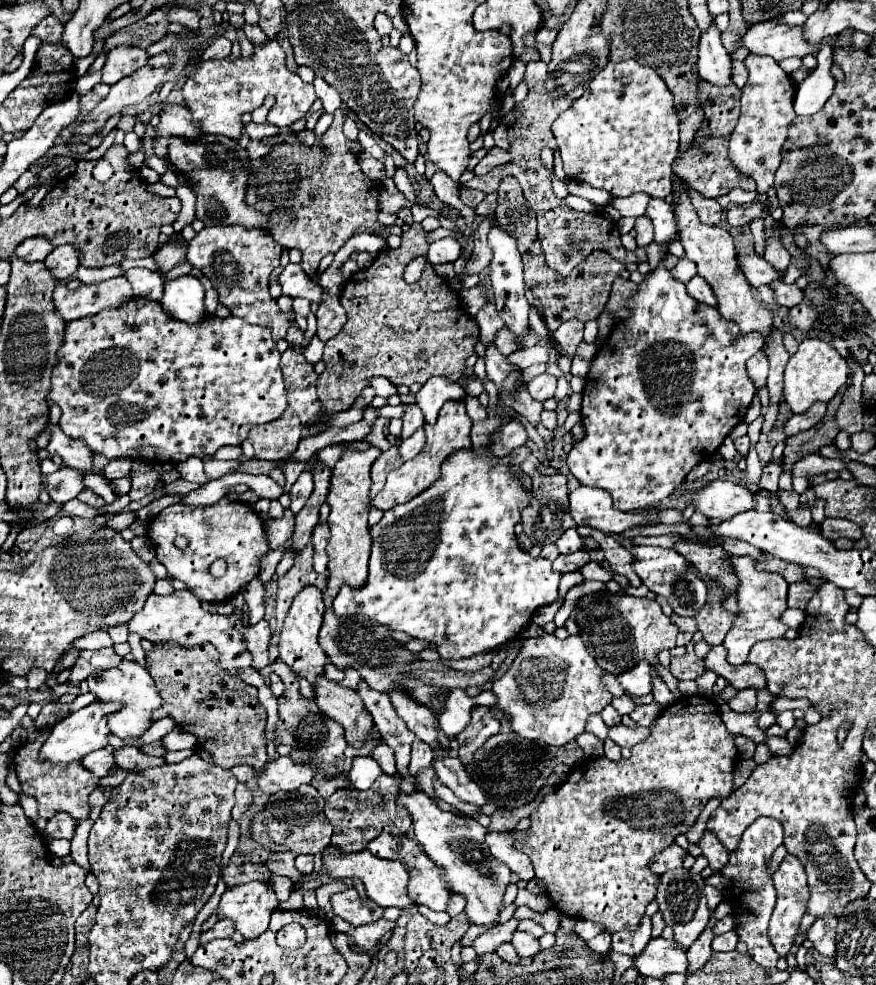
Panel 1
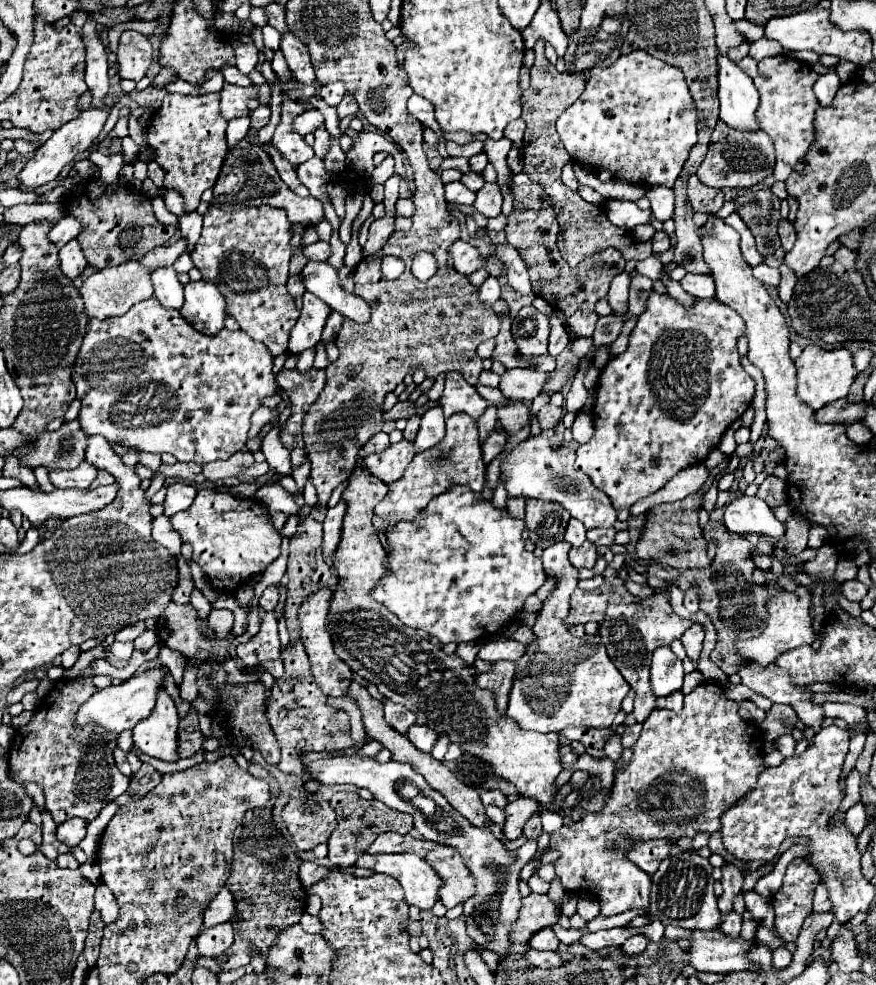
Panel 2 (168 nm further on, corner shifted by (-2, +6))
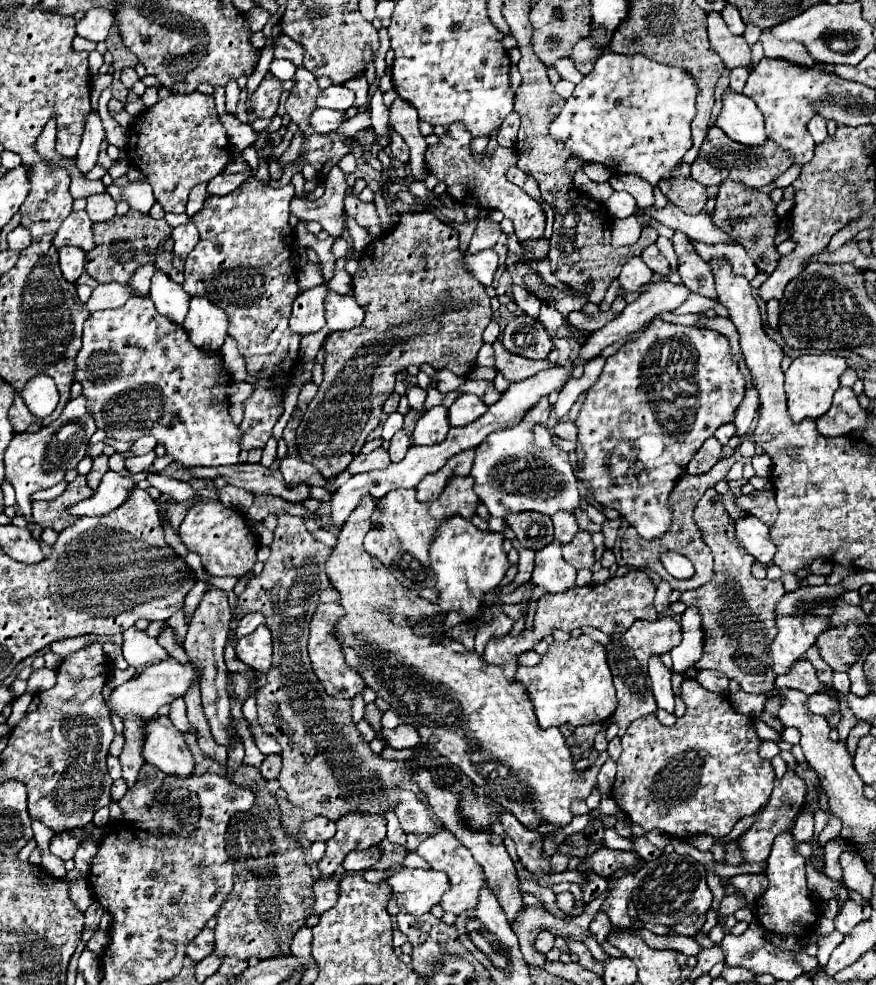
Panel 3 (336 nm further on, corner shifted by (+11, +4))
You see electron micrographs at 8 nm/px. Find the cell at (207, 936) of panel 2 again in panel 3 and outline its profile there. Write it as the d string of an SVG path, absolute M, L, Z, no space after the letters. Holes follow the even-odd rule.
M204 929L192 943L188 943L188 957L198 963L214 951L214 931Z

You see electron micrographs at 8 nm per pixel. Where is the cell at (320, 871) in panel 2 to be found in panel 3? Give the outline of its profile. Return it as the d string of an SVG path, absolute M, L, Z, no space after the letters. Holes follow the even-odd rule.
M318 879L314 881L314 907L312 913L322 915L324 911L328 911L330 907L336 905L338 899L338 891L340 891L340 879Z

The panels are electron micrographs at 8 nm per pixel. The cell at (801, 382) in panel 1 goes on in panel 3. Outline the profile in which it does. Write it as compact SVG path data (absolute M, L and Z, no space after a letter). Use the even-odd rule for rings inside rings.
M800 355L786 371L786 393L790 417L800 423L804 419L818 419L832 405L832 395L840 387L840 375L848 369L846 361L836 355Z

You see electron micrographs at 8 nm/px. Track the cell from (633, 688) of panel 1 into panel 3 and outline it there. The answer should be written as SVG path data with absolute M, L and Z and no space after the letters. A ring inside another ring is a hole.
M652 657L650 659L650 667L648 667L650 679L652 679L652 691L656 697L656 703L660 709L666 709L668 713L674 713L674 691L670 685L672 673L670 669L666 669L660 661L660 657Z

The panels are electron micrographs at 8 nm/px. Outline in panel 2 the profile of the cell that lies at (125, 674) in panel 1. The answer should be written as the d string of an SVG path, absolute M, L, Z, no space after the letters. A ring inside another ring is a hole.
M159 689L153 713L133 727L133 745L145 755L177 761L177 723L179 715L173 699L165 689Z

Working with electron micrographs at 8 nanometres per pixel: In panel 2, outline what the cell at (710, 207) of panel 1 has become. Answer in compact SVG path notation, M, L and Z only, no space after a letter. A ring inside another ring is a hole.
M695 175L689 177L689 183L687 183L687 189L689 189L689 201L693 205L695 211L701 211L701 213L717 213L721 207L723 207L723 191L721 189L711 189L711 187L705 187Z

